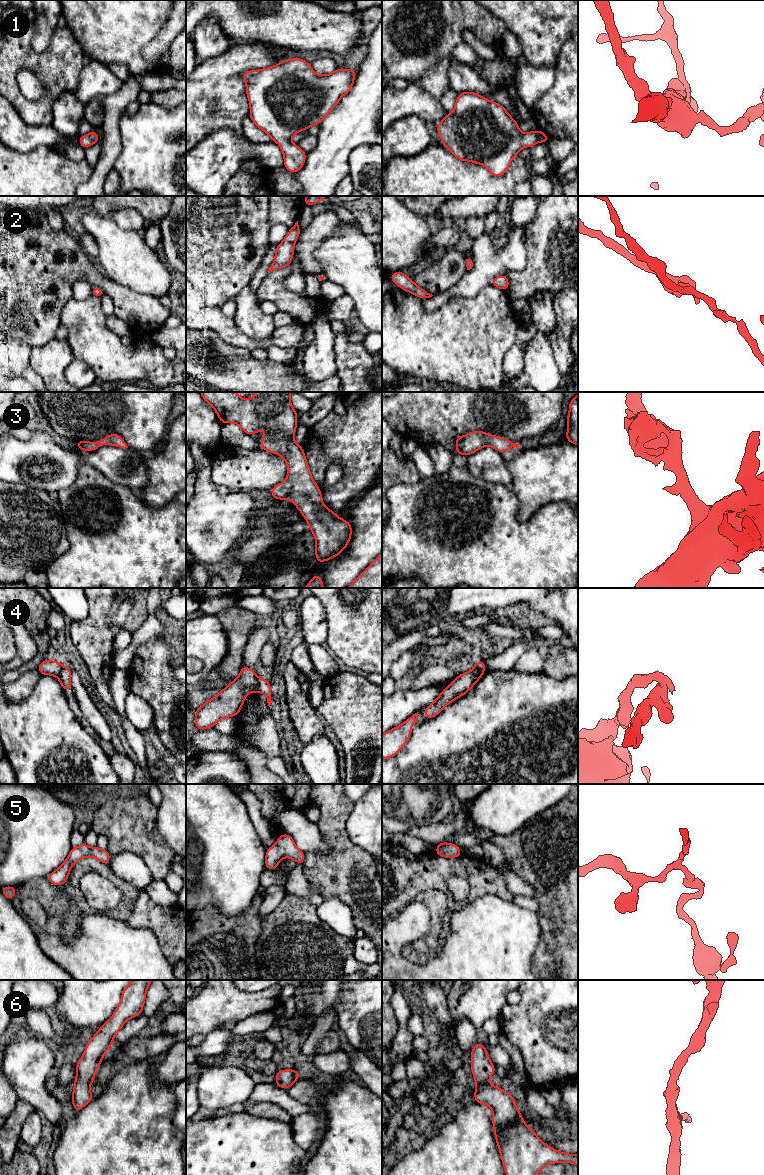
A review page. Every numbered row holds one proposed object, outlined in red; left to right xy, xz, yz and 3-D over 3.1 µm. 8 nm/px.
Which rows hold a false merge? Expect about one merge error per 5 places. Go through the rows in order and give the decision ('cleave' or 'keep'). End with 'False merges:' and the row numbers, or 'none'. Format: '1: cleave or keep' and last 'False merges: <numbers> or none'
1: keep
2: keep
3: keep
4: cleave
5: keep
6: keep
False merges: 4

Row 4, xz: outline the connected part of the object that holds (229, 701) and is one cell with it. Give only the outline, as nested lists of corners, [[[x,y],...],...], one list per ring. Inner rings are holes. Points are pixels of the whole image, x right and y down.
[[[242,666],[239,676],[214,698],[195,710],[198,730],[213,728],[221,719],[239,714],[248,693],[258,692],[254,669]]]

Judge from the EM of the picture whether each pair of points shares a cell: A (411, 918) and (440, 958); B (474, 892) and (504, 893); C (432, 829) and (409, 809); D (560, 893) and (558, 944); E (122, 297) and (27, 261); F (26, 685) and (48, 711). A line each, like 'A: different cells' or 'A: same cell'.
A: same cell
B: same cell
C: different cells
D: same cell
E: same cell
F: different cells

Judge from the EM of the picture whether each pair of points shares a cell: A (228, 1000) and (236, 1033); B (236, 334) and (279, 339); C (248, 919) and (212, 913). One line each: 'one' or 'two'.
A: two
B: one
C: one

